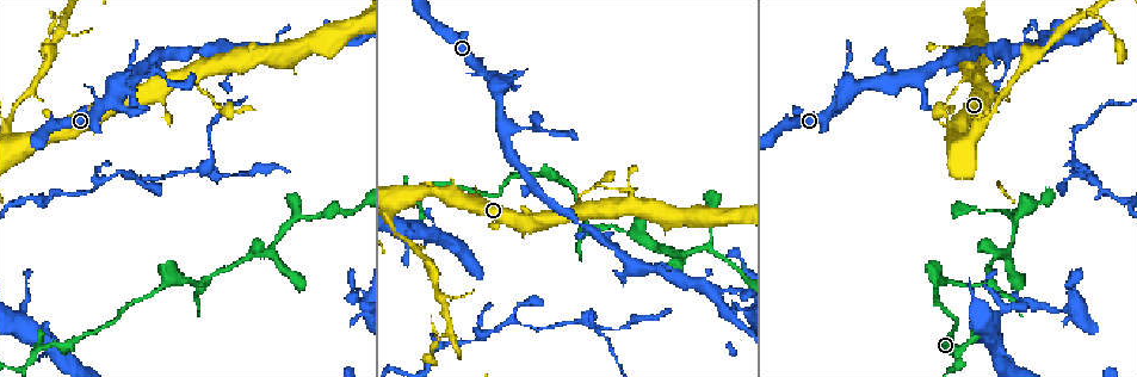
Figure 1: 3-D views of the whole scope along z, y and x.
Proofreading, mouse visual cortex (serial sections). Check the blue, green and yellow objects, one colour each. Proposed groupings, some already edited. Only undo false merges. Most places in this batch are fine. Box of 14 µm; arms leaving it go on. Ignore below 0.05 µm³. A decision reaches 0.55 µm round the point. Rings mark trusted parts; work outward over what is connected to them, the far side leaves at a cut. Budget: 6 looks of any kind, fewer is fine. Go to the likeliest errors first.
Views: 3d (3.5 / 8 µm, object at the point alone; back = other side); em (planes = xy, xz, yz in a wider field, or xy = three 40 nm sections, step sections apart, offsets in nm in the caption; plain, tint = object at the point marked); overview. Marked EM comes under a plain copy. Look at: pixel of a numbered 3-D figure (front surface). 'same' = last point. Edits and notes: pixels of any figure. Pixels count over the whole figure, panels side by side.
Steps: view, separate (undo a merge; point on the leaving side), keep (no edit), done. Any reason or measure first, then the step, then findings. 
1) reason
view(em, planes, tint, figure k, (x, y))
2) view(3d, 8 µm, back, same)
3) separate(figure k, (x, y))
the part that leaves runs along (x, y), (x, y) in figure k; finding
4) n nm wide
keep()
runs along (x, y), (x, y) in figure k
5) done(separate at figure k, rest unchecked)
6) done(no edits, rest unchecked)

a narrow waist
view(3d, 3.5 µm, figure 1, (1097, 16))

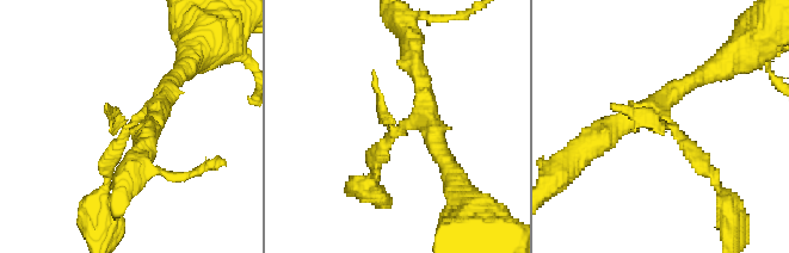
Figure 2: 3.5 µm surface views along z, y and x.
now the EM
view(em, planes, tint, figure 2, (129, 127))

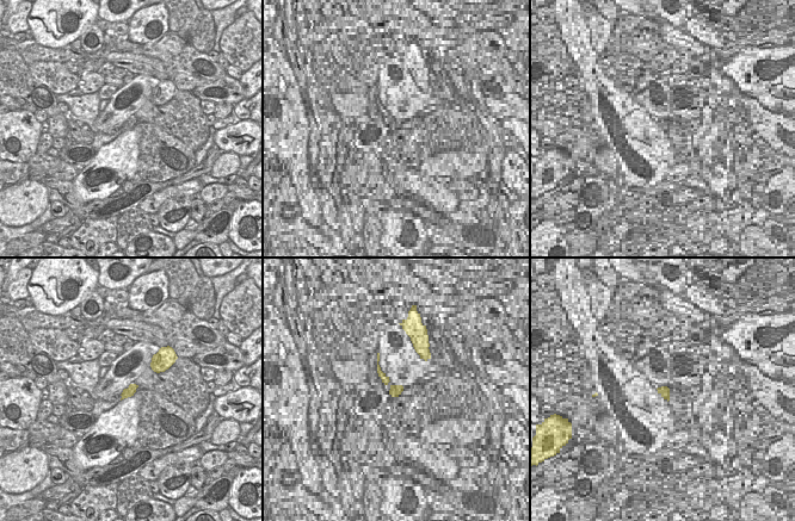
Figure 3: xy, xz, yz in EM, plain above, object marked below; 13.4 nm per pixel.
keep()
runs along (620, 125), (663, 110), (715, 184) in figure 2; all the same cell

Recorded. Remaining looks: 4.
abrupt turn
view(3d, 8 µm, figure 1, (1009, 214))

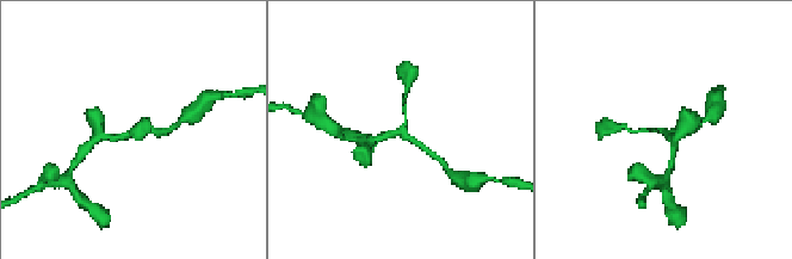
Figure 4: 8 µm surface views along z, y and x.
closer look
view(3d, 3.5 µm, figure 4, (667, 135))

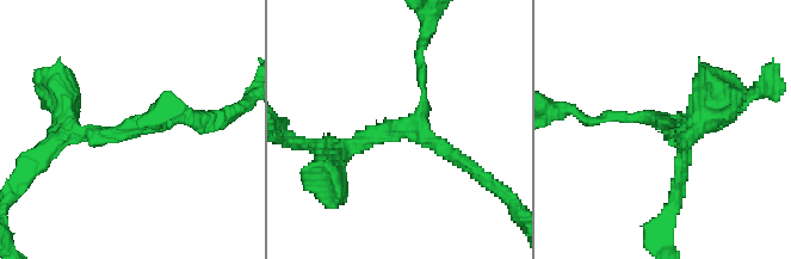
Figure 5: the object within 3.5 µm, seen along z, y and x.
3 arms; arms of 150, 200, 200 nm; now the EM
view(em, xy, step 5, tint, figure 5, (140, 130))

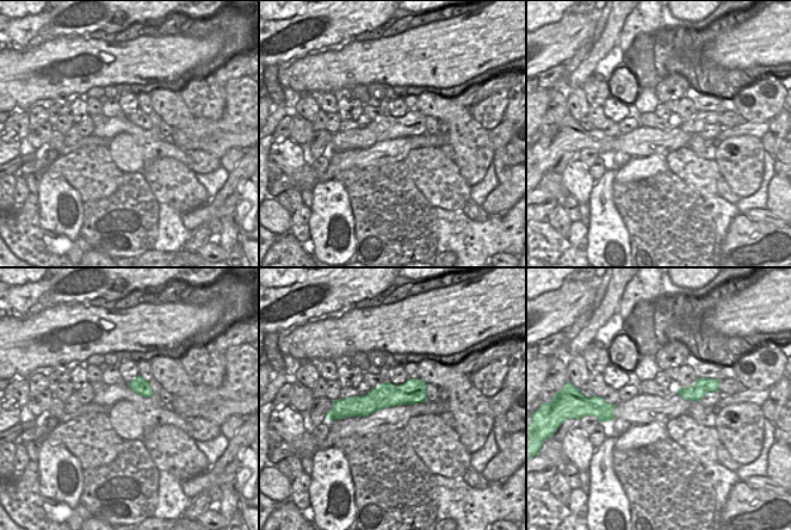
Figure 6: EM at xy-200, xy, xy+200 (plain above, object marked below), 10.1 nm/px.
keep()
runs along (332, 149), (416, 130), (471, 171) in figure 5; one cell here

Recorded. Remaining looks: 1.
done(no edits, rest unchecked)

